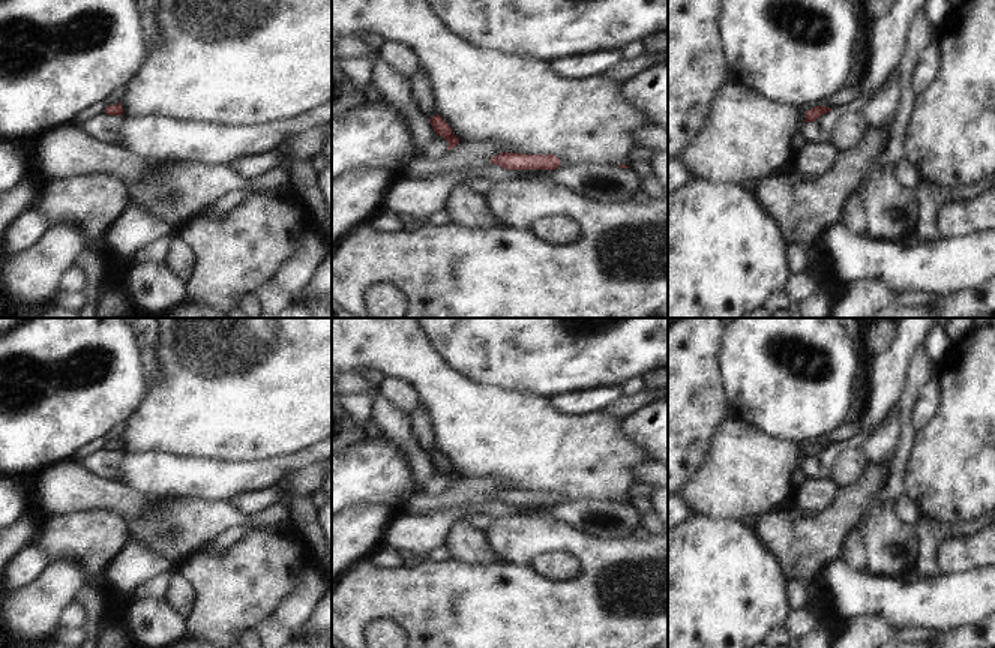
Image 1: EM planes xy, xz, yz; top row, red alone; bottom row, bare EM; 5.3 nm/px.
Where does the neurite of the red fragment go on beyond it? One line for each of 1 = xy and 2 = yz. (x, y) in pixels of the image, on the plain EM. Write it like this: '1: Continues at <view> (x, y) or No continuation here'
1: No continuation here
2: No continuation here.

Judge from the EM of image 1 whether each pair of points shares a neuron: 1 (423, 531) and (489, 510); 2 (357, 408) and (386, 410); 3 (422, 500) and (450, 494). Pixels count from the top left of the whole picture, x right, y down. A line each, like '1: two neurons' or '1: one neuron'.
1: one neuron
2: two neurons
3: one neuron

